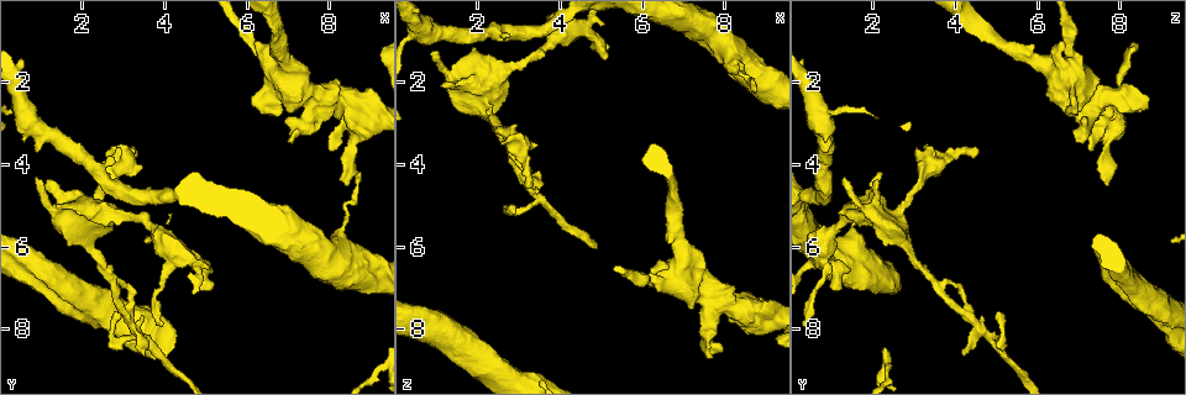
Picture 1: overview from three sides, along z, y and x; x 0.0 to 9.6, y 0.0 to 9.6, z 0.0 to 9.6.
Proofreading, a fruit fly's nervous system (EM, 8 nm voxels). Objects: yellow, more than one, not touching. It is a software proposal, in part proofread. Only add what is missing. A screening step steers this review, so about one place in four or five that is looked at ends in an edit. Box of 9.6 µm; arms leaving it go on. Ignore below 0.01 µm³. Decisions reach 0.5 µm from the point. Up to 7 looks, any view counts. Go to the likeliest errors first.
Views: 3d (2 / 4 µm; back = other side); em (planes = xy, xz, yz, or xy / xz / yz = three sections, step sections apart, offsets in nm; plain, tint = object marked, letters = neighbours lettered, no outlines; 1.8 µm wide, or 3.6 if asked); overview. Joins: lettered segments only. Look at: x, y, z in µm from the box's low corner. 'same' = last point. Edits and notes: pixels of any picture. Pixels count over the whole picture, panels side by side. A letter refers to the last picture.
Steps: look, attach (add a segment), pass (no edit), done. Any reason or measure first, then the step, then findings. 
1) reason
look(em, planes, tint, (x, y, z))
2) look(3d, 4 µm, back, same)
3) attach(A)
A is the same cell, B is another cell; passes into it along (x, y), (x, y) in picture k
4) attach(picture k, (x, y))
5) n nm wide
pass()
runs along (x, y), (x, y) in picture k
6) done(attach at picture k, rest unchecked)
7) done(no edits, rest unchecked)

branch stops here
look(3d, 4 µm, (3.30, 3.80, 4.60))

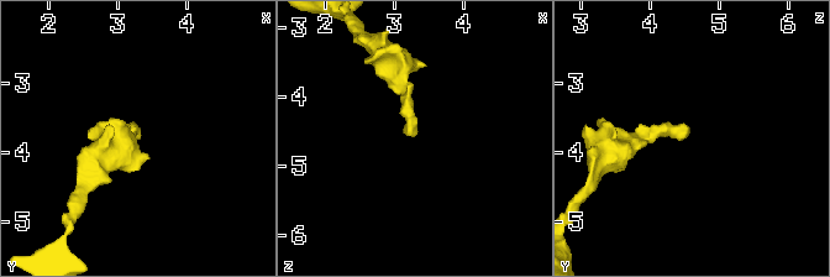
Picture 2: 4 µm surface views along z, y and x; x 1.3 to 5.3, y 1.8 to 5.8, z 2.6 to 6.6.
shape alone is not enough
look(em, planes, tint, (3.35, 3.75, 4.55))

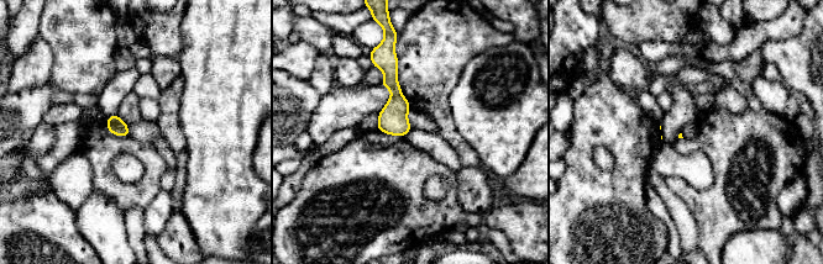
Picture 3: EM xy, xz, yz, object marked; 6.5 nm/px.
see the neighbours
look(em, planes, letters, same)

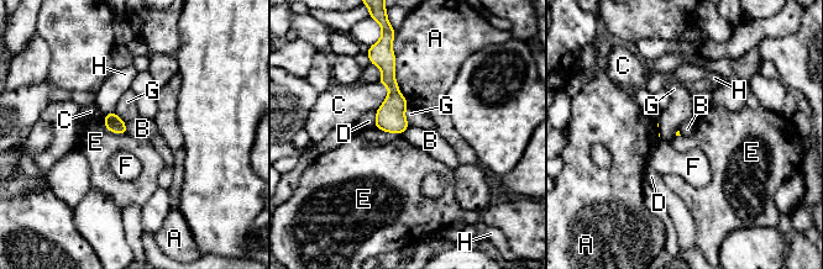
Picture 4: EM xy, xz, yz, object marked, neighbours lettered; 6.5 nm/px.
pass()
A, B, C, D, E, F, G and H are other cells; border along (125, 124), (127, 133) in picture 4; none of them fits

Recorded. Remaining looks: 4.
look(em, 3.6 µm, yz, step 16, tint, (8.45, 5.45, 1.55))

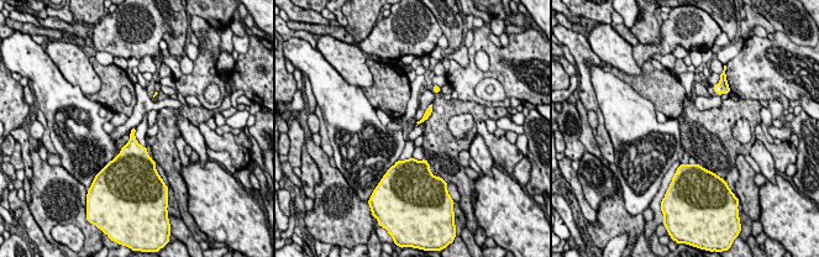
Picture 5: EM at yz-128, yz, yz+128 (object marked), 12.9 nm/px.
look(em, 3.6 µm, planes, tint, same)

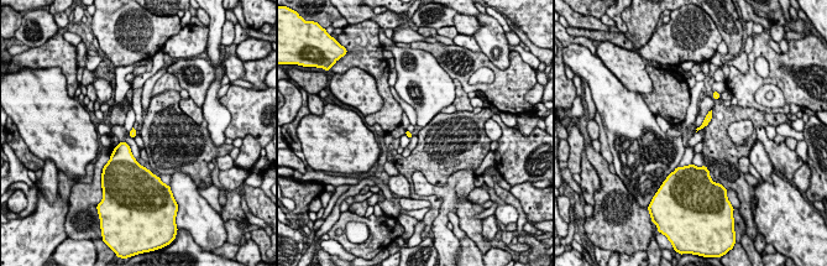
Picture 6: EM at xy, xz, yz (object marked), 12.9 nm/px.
see the neighbours
look(em, 3.6 µm, planes, letters, same)

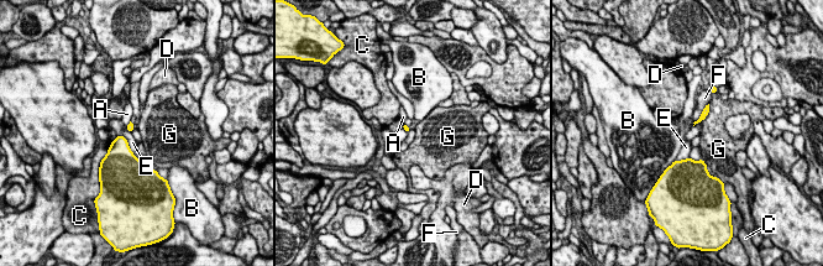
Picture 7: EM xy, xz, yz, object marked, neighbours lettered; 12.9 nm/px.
G touches over 360 nm
pass()
A, B, C, D, E, F and G are other cells; no lettered segment goes on from it

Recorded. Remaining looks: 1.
done(no edits, rest unchecked)

